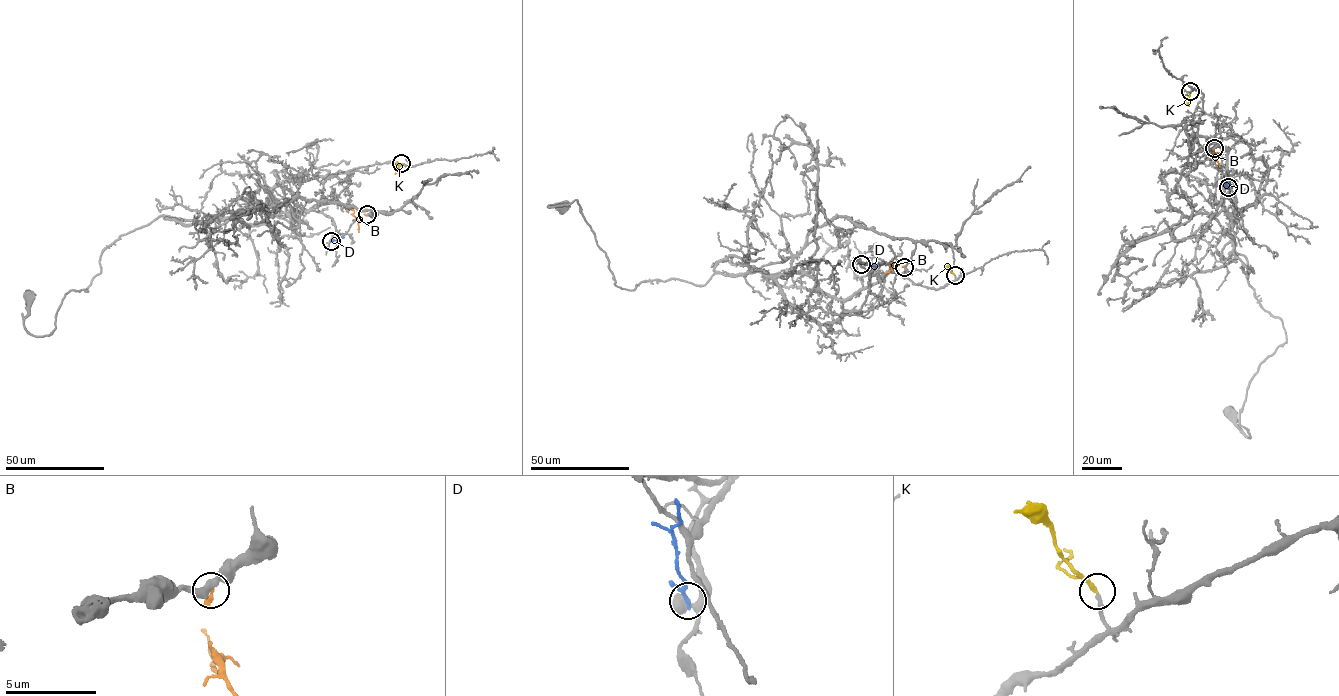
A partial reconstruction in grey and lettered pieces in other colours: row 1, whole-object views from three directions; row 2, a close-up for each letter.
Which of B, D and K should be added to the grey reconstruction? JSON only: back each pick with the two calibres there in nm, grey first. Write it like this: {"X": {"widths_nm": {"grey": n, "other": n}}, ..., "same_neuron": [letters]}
{"K": {"widths_nm": {"grey": 240, "other": 170}}, "same_neuron": ["K"]}

